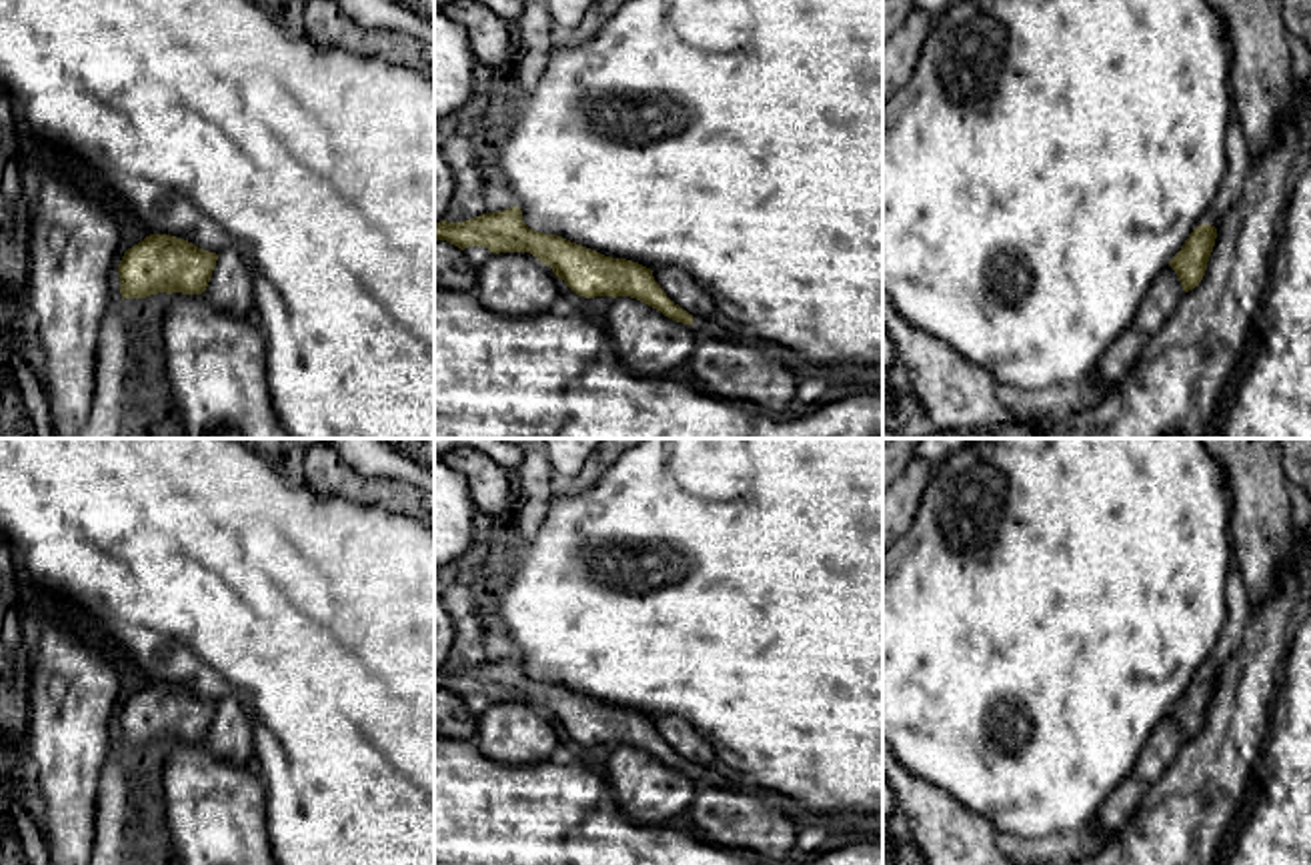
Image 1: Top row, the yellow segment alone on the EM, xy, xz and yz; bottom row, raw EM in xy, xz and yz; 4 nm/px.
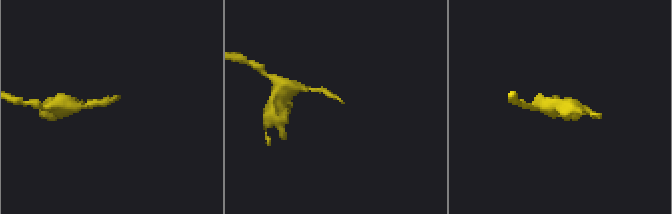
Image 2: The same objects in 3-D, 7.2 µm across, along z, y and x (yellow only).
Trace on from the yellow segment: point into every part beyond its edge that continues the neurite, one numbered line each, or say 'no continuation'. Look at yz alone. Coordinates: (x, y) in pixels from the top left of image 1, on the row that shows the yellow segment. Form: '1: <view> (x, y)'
1: yz (1211, 217)

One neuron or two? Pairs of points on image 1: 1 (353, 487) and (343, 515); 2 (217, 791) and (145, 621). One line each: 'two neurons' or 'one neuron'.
1: two neurons
2: two neurons

